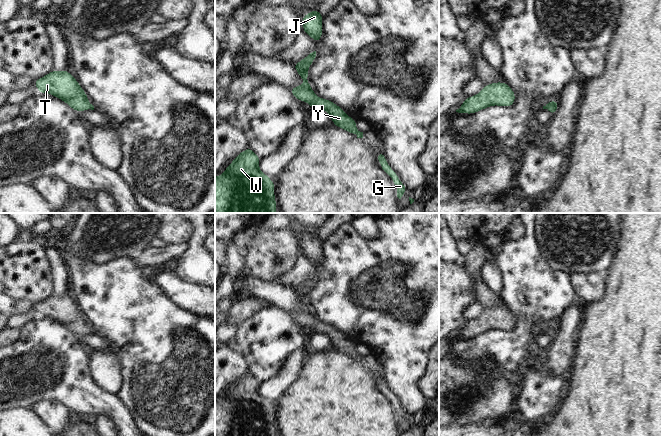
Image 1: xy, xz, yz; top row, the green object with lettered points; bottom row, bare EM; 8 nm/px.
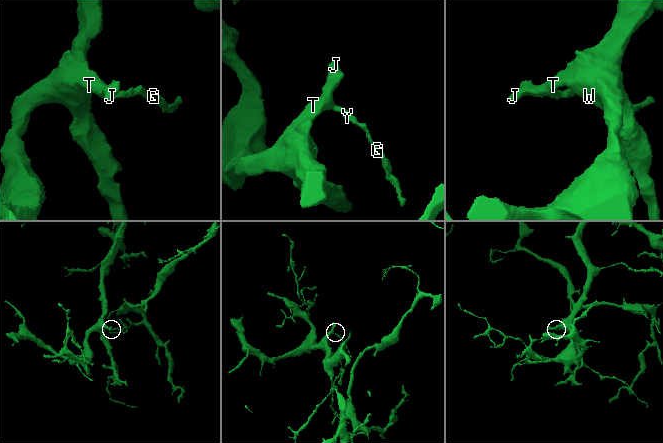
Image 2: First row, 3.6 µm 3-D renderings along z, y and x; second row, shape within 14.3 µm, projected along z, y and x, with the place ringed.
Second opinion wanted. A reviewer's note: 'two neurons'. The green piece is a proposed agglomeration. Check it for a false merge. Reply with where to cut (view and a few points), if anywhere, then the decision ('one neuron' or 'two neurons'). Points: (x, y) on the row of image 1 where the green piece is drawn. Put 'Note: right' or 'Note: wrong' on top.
Note: wrong
cut none; one neuron

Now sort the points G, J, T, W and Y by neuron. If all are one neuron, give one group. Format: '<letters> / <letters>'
G J T W Y

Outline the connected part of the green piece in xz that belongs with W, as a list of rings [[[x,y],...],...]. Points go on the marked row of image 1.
[[[248,147],[236,155],[235,159],[226,167],[225,171],[215,177],[215,213],[275,213],[277,203],[275,200],[275,183],[259,169],[261,158]]]

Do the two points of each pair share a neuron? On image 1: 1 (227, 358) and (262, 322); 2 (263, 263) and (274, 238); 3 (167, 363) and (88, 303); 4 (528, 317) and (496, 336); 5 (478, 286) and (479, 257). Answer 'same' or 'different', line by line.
1: different
2: same
3: same
4: same
5: same

